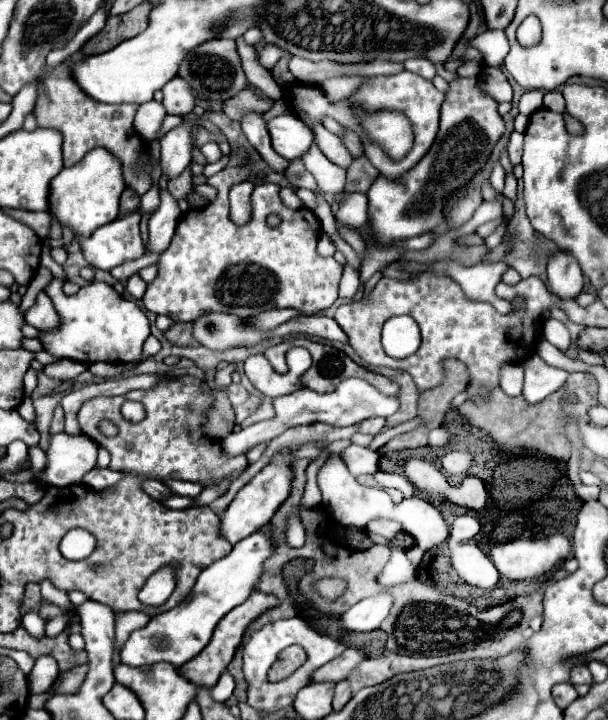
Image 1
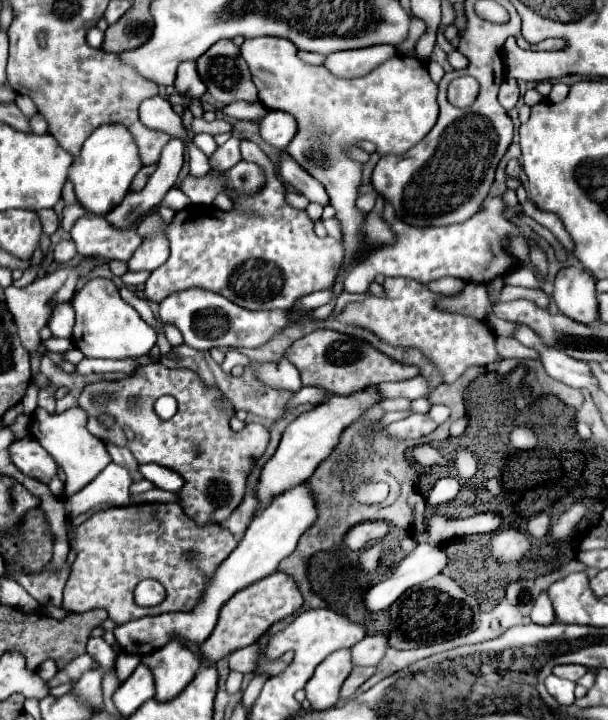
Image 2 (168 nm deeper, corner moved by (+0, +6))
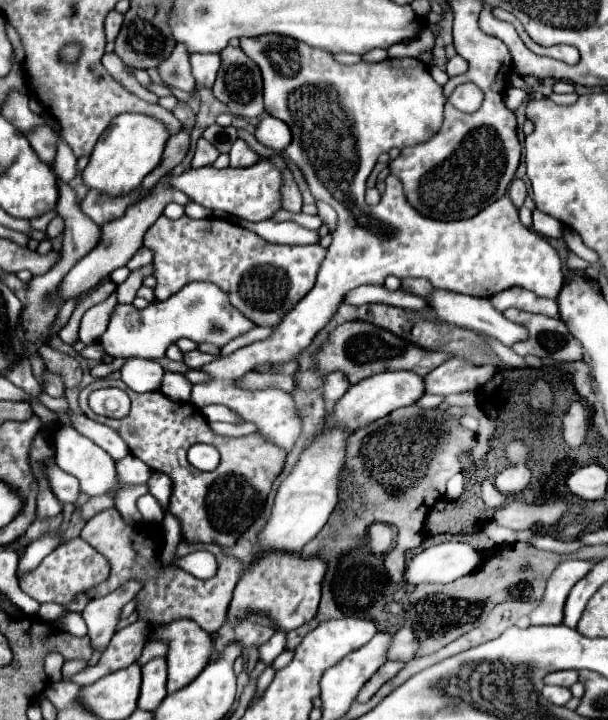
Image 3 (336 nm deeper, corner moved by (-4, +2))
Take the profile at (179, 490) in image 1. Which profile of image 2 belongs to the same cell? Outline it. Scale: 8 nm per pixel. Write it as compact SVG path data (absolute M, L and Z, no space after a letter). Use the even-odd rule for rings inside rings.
M142 464L140 465L140 472L146 480L150 480L160 490L180 492L184 486L184 480L180 474L158 464Z

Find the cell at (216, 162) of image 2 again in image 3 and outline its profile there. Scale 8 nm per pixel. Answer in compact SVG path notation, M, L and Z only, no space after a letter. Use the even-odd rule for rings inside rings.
M238 138L230 150L230 166L232 168L244 168L244 166L252 166L260 160L260 156L242 140Z

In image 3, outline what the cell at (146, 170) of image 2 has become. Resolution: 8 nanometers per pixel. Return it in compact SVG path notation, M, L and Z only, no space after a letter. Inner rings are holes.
M180 128L180 132L172 134L170 140L166 142L166 150L164 150L164 156L162 156L162 162L156 166L156 170L152 170L144 182L142 182L142 188L150 190L154 188L164 176L168 176L172 172L172 168L176 168L184 156L188 154L188 148L190 148L190 130L186 128Z

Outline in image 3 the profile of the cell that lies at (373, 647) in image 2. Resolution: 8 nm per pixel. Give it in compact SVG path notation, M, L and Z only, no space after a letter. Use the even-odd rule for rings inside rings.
M410 626L400 628L400 630L394 634L394 642L392 642L392 646L390 646L388 658L390 658L390 660L408 662L408 660L416 658L416 652L418 652L418 642L416 642L414 630L412 630Z

